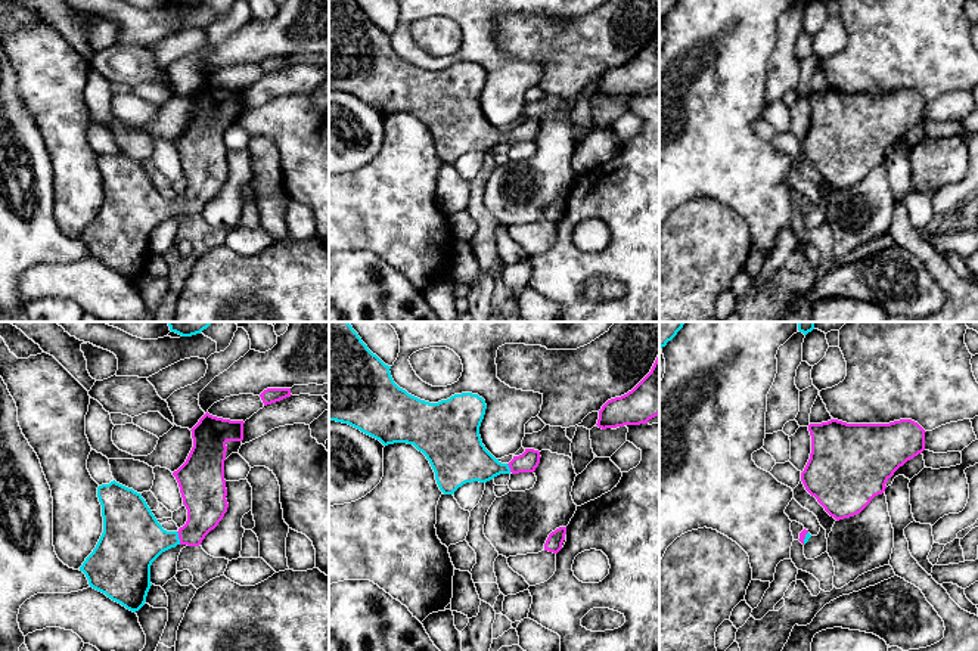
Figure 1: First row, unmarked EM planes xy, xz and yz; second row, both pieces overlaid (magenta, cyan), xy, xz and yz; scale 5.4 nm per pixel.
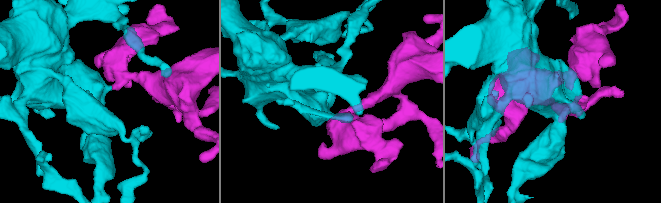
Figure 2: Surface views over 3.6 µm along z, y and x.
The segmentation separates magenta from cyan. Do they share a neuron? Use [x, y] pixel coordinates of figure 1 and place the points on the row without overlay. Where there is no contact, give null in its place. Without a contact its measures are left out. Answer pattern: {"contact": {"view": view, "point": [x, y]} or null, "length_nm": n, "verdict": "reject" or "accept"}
{"contact": {"view": "xy", "point": [179, 207]}, "length_nm": 80, "verdict": "accept"}

